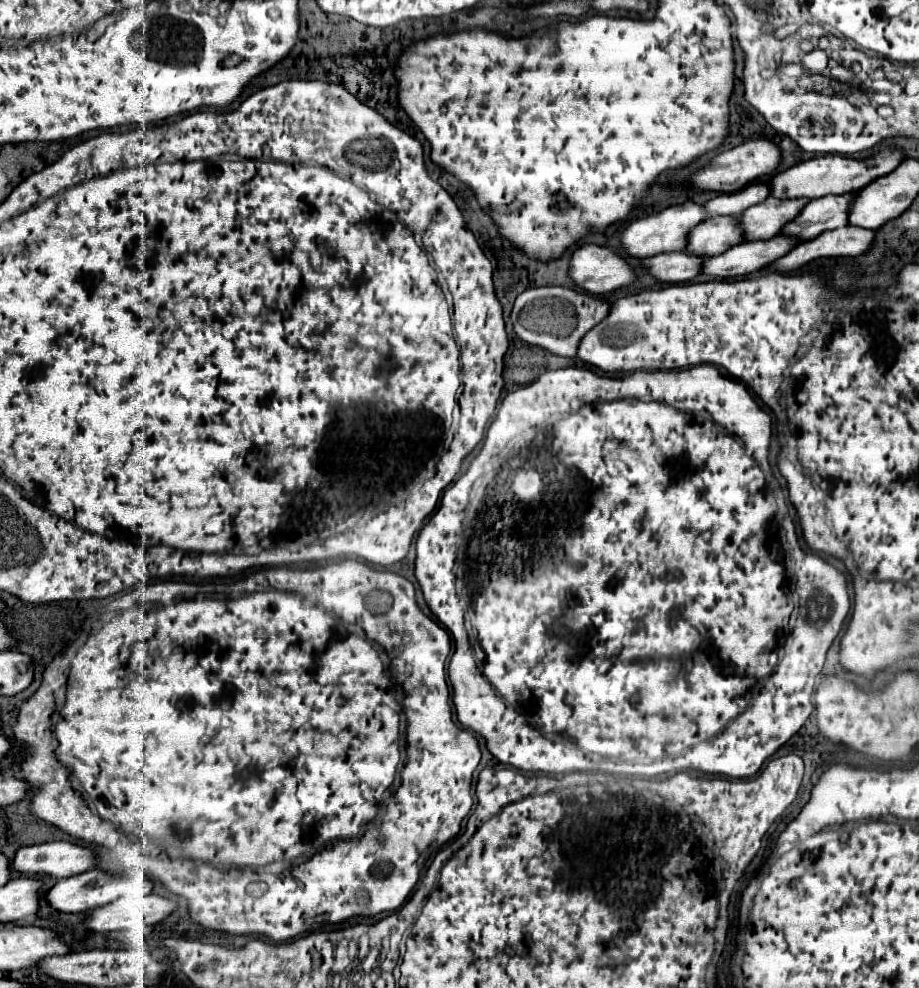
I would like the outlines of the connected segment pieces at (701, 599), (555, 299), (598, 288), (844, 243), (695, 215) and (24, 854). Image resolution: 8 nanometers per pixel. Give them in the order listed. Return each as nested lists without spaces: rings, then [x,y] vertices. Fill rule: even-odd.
[[[698,365],[678,371],[634,371],[622,377],[596,375],[590,369],[566,367],[548,371],[534,383],[510,391],[504,397],[496,419],[487,429],[486,441],[484,439],[470,469],[452,487],[446,489],[436,513],[420,529],[416,539],[418,555],[414,569],[428,609],[438,617],[438,621],[450,631],[454,639],[454,655],[448,665],[448,675],[454,687],[458,721],[464,727],[480,733],[488,751],[500,763],[512,765],[520,771],[550,775],[604,771],[658,777],[678,771],[696,771],[702,775],[744,779],[754,777],[762,763],[772,757],[794,733],[800,731],[800,727],[814,711],[812,693],[816,687],[816,677],[822,673],[826,651],[842,629],[850,609],[850,599],[844,575],[816,553],[806,555],[800,549],[796,527],[786,511],[786,505],[778,505],[776,517],[776,479],[772,477],[768,465],[770,435],[772,423],[768,413],[764,413],[754,403],[742,383],[724,377],[712,365]],[[514,429],[516,433],[528,429],[528,437],[522,433],[518,443],[510,447],[508,441],[514,438]],[[458,591],[461,594],[464,591],[470,597],[470,604],[462,604],[462,595]],[[466,629],[472,629],[476,645],[470,645]],[[636,759],[650,759],[652,763],[642,767],[642,771],[614,767],[614,763]]]
[[[538,287],[518,295],[512,309],[514,331],[530,345],[548,349],[560,357],[574,357],[582,337],[610,313],[610,303],[568,287]]]
[[[584,245],[574,251],[570,277],[592,295],[604,295],[636,281],[634,267],[606,247]]]
[[[856,225],[832,229],[828,233],[820,233],[816,239],[804,241],[788,255],[774,261],[770,267],[774,267],[776,271],[794,271],[820,257],[858,257],[872,247],[874,237],[876,231]]]
[[[686,201],[682,205],[672,205],[668,209],[664,209],[658,215],[648,215],[642,217],[638,221],[634,221],[632,225],[628,225],[622,231],[622,245],[624,249],[632,255],[632,257],[654,257],[658,253],[670,253],[670,251],[684,251],[686,243],[688,243],[688,233],[700,225],[702,221],[706,221],[710,217],[710,213],[702,207],[696,205],[692,201]]]
[[[52,841],[22,847],[16,853],[12,867],[24,875],[50,875],[62,879],[94,869],[96,853],[70,841]]]

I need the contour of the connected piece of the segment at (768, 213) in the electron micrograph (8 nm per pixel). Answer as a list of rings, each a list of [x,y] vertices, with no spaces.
[[[768,197],[760,205],[754,205],[746,209],[746,213],[740,215],[740,225],[746,231],[748,241],[756,239],[770,239],[778,235],[784,225],[794,221],[794,217],[800,215],[802,207],[806,207],[810,199],[776,199]]]

